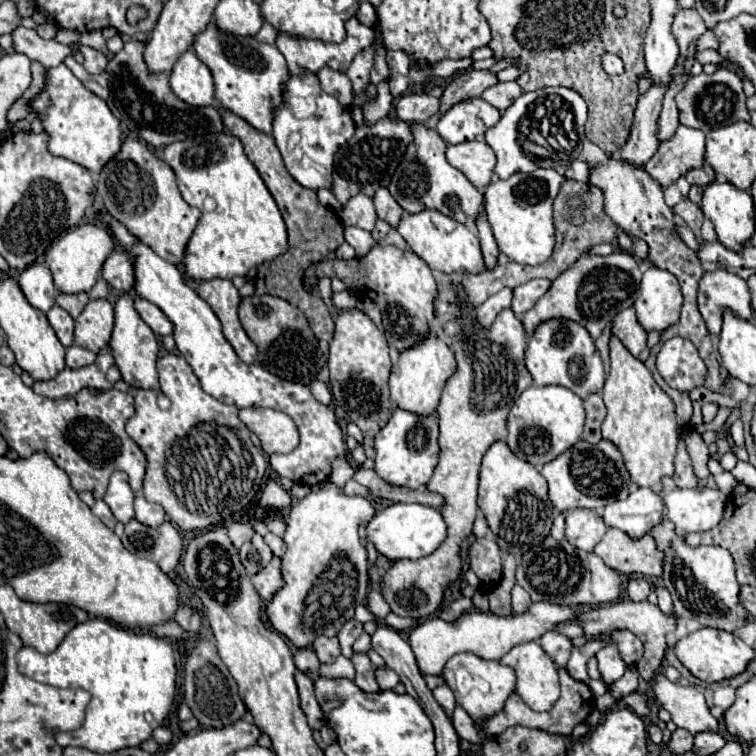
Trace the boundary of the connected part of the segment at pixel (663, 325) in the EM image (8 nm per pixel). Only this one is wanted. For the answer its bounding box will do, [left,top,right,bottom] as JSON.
[634,268,682,332]

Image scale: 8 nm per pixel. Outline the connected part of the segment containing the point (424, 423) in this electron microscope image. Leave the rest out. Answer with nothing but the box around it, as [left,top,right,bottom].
[374,410,438,490]

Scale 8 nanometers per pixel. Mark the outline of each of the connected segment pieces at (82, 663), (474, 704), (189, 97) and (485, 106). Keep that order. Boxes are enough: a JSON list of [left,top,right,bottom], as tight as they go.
[[16,618,176,752],[442,654,516,724],[170,50,214,106],[436,98,500,144]]

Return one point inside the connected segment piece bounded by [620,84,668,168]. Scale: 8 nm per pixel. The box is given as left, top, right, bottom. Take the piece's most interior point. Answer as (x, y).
(643, 141)

